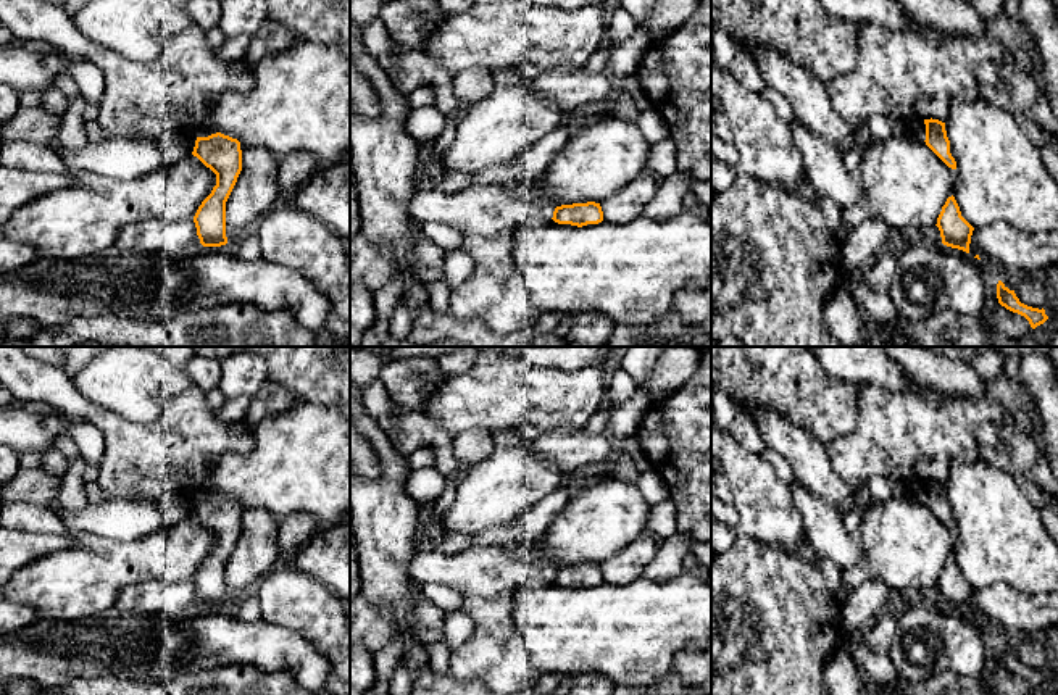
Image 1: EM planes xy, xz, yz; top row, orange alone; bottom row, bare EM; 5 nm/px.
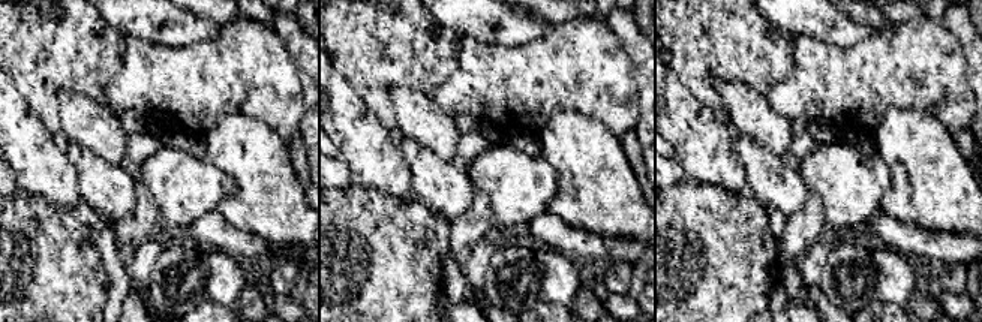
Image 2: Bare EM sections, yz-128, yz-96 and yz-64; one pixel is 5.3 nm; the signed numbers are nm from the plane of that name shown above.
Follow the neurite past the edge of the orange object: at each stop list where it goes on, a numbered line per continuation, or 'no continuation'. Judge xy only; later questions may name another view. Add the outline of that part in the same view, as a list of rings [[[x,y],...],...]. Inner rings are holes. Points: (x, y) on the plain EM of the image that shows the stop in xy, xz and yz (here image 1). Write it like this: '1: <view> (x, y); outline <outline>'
no continuation

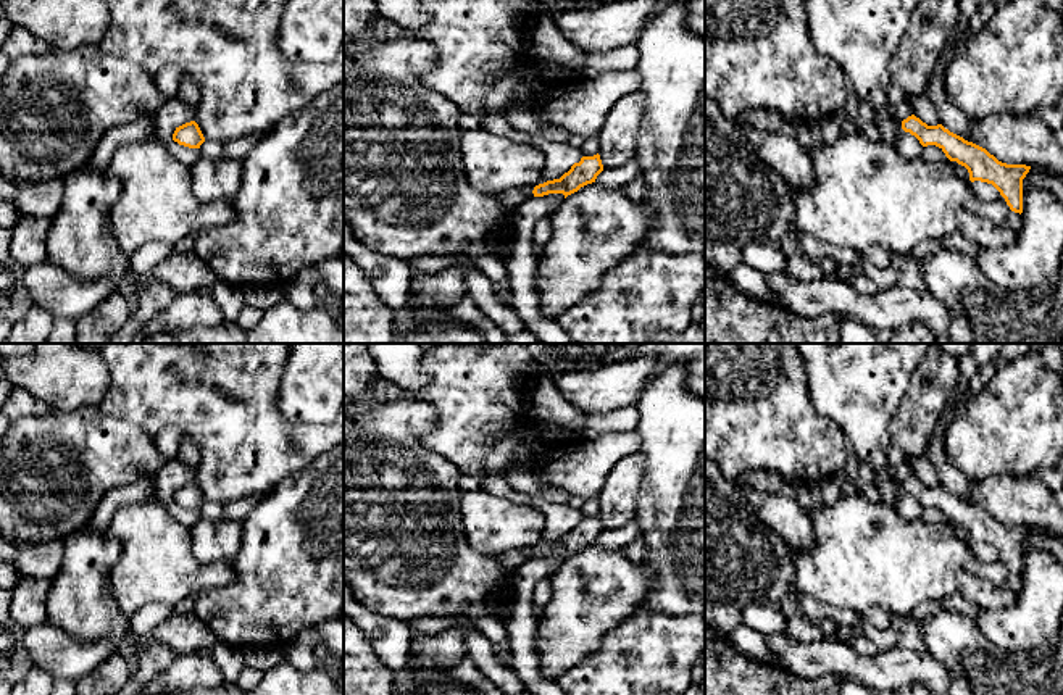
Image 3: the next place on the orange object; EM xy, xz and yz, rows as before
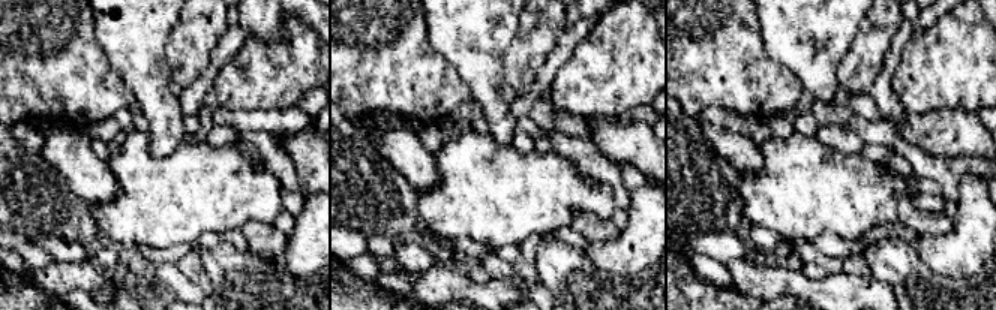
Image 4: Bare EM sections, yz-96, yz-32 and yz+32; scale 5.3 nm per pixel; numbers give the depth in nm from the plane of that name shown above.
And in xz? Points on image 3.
1: xz (510, 560); outline [[[513,548],[513,550],[500,555],[500,564],[498,566],[506,572],[515,572],[515,569],[518,566],[521,566],[523,563],[526,563],[532,558],[534,558],[534,555],[529,548],[524,548],[524,550]]]

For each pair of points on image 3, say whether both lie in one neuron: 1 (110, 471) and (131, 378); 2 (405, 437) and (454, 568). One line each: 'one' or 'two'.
1: two
2: one

